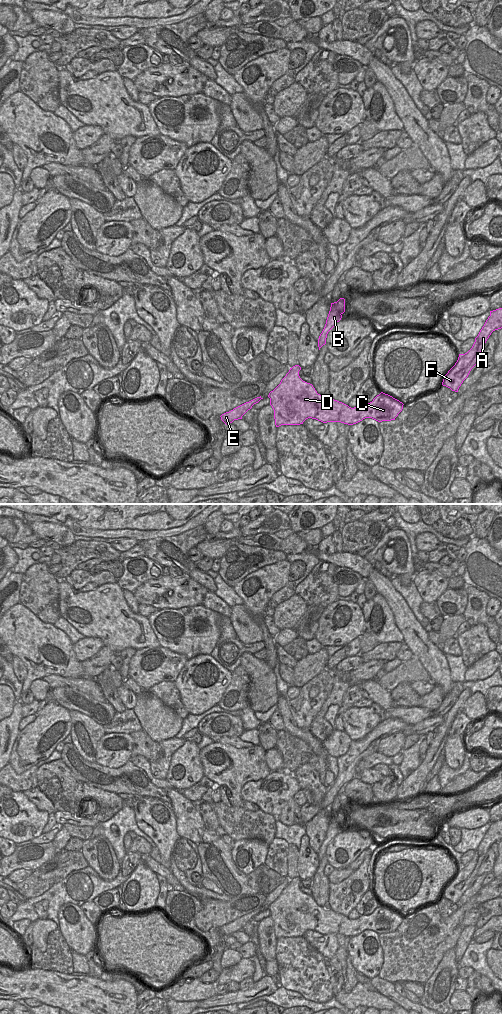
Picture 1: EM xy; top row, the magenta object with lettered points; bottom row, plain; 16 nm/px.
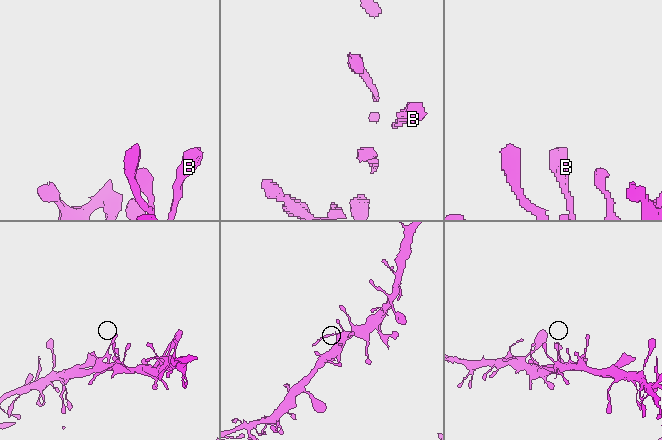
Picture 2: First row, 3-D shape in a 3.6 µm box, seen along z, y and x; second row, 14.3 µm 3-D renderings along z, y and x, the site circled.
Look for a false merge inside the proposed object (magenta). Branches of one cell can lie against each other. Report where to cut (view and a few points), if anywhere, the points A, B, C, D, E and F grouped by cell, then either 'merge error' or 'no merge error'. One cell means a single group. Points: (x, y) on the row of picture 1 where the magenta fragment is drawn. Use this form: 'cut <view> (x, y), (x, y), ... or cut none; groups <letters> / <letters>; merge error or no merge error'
cut xy (244, 403), (244, 406), (249, 409); groups A B C D F / E; merge error

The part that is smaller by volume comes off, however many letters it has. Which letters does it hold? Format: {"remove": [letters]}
{"remove": ["E"]}

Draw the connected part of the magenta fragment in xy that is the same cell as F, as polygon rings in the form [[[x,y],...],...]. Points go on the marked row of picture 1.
[[[502,308],[490,311],[490,316],[480,330],[472,348],[465,354],[459,354],[455,365],[444,376],[442,385],[458,392],[471,369],[477,364],[478,357],[491,333],[502,328]]]

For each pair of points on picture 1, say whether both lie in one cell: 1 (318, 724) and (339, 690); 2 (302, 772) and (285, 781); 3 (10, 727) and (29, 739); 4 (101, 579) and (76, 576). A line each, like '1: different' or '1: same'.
1: same
2: different
3: different
4: same

